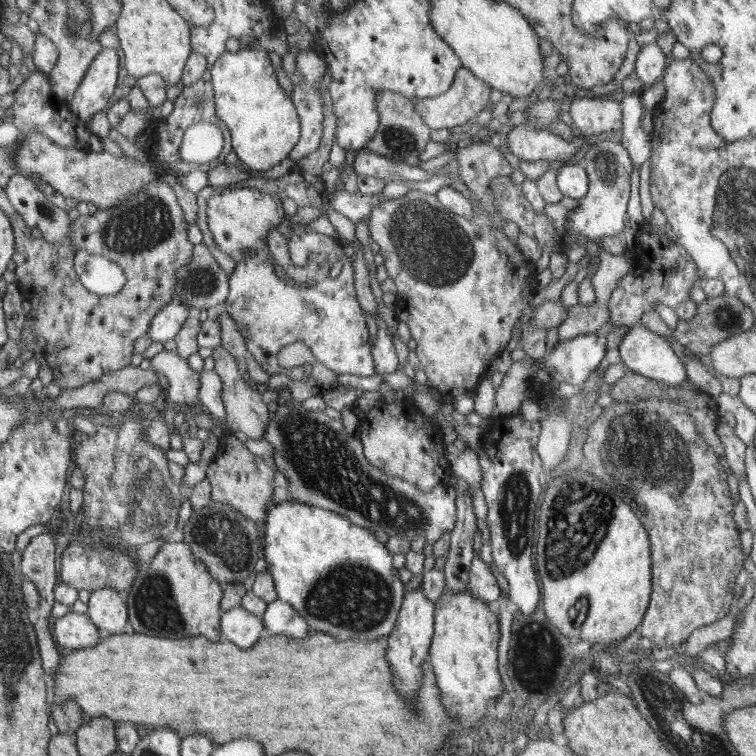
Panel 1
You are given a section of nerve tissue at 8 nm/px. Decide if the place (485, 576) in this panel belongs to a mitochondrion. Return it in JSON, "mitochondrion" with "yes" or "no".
{"mitochondrion":"no"}

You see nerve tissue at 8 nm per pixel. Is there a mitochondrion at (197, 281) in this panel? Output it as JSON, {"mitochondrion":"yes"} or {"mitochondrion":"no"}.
{"mitochondrion":"yes"}

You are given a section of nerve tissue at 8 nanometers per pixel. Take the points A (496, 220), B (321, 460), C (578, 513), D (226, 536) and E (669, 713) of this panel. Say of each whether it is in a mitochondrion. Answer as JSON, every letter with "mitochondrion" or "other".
{"A":"other","B":"mitochondrion","C":"mitochondrion","D":"mitochondrion","E":"mitochondrion"}

